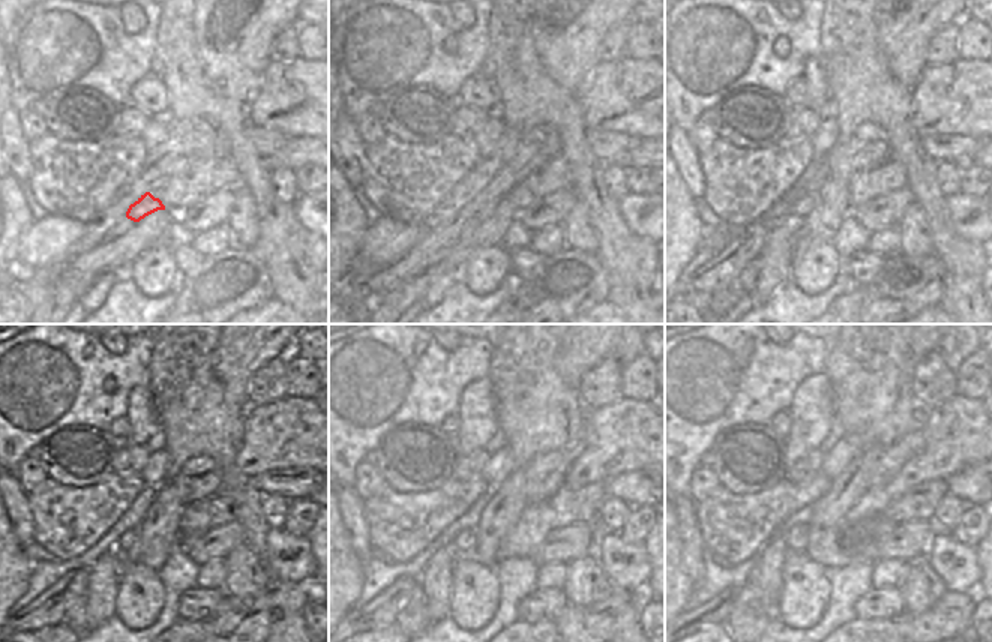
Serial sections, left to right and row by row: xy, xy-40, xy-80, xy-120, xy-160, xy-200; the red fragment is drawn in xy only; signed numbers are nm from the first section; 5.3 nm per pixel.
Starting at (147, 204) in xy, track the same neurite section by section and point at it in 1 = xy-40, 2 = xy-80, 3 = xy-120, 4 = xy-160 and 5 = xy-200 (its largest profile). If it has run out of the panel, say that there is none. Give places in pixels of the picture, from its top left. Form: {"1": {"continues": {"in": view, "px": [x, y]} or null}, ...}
{"1": {"continues": {"in": "xy-40", "px": [480, 200]}}, "2": {"continues": {"in": "xy-80", "px": [805, 204]}}, "3": {"continues": {"in": "xy-120", "px": [128, 540]}}, "4": {"continues": {"in": "xy-160", "px": [464, 542]}}, "5": {"continues": {"in": "xy-200", "px": [796, 539]}}}

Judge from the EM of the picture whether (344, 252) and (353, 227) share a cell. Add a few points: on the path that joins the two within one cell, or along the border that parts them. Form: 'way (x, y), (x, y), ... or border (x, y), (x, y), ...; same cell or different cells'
way (344, 246), (344, 236), (347, 233); same cell

